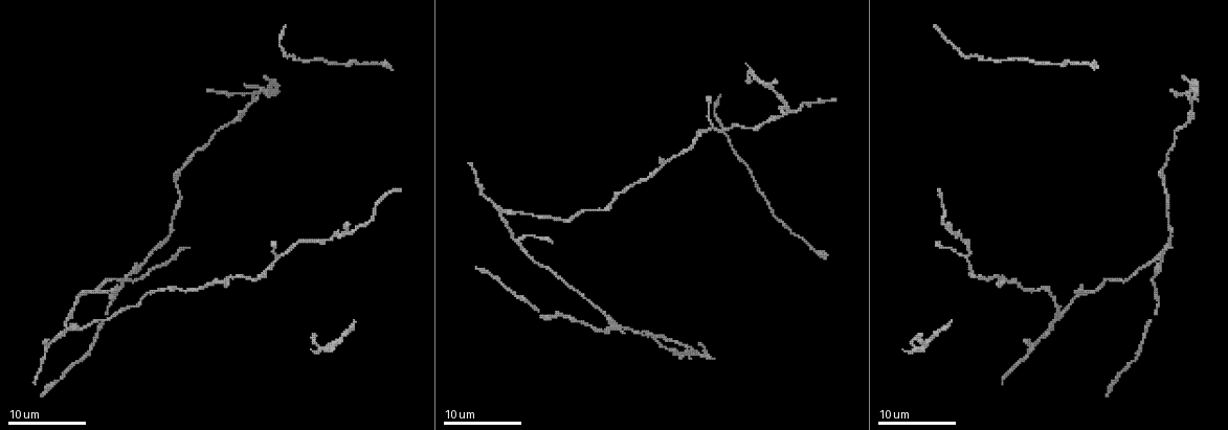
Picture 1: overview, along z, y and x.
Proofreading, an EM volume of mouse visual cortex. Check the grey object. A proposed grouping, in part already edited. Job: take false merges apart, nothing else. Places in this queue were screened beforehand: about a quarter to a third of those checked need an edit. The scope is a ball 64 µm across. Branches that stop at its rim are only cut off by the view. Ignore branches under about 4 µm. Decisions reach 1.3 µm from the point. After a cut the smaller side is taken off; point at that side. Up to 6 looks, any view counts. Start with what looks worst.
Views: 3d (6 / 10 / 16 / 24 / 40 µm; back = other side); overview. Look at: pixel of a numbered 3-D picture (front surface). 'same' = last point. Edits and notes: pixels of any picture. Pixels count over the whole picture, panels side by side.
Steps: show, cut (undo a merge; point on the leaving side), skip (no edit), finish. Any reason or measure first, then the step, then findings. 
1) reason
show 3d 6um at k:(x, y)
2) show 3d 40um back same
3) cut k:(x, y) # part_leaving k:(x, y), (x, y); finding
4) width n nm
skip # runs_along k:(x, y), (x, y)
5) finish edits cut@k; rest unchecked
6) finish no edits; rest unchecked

three arms meet
show 3d 6um at 1:(81, 292)

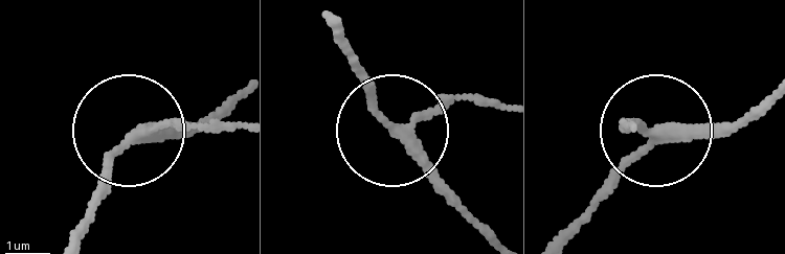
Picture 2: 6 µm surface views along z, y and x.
side_arm 5 um
skip # runs_along 2:(237, 88), (203, 118), (132, 130), (233, 122); all the same neuron

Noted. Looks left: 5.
three-way junction
show 3d 16um at 1:(70, 328)

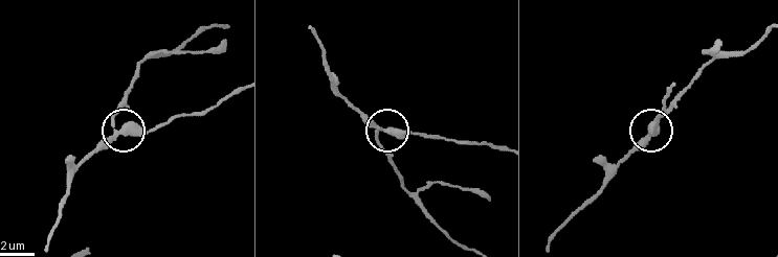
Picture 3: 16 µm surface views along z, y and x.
show 3d 6um at 3:(382, 128)

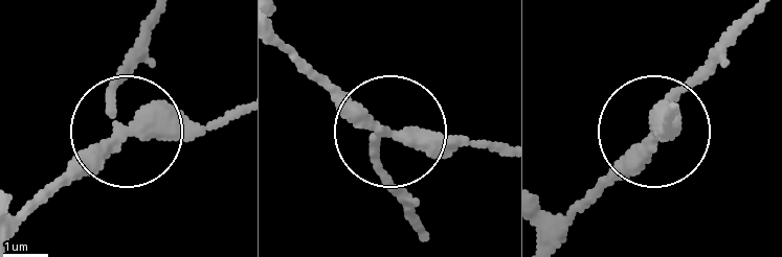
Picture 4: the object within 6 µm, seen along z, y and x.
skip # runs_along 4:(754, 24), (588, 201); continuous, no second neuron

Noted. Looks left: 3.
two arms in line, one across
show 3d 6um at 1:(269, 90)

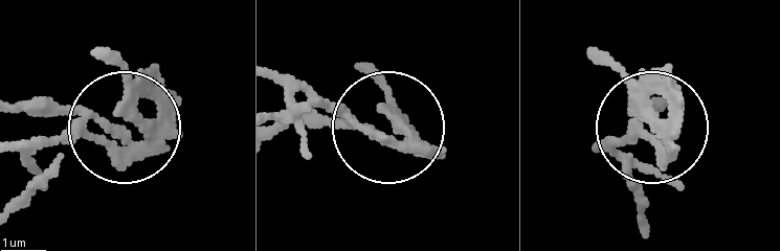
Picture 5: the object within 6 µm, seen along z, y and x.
arms 3
cut 5:(118, 170) # two neurons meet here

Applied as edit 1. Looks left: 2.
finish edits cut@5; rest unchecked

